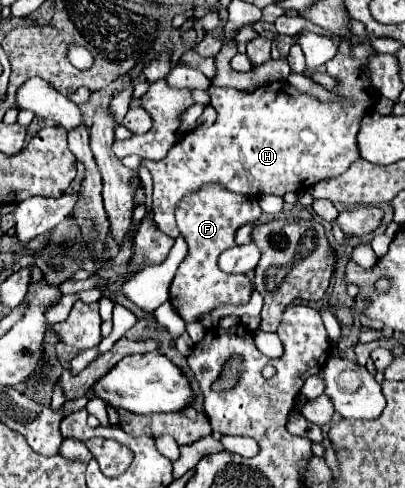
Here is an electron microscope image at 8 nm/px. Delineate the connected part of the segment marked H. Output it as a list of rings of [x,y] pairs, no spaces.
[[[356,44],[350,54],[338,52],[328,62],[328,74],[336,80],[332,92],[342,96],[340,100],[318,100],[288,82],[272,82],[260,86],[252,94],[212,86],[208,94],[212,98],[210,104],[218,112],[216,124],[188,132],[162,160],[142,160],[140,164],[152,174],[152,210],[156,226],[164,234],[176,238],[180,234],[172,216],[176,200],[210,180],[242,196],[284,196],[286,192],[300,192],[320,180],[338,176],[340,166],[356,162],[360,158],[356,154],[358,98],[378,96],[368,68],[368,60],[374,54],[376,50],[370,44]]]

